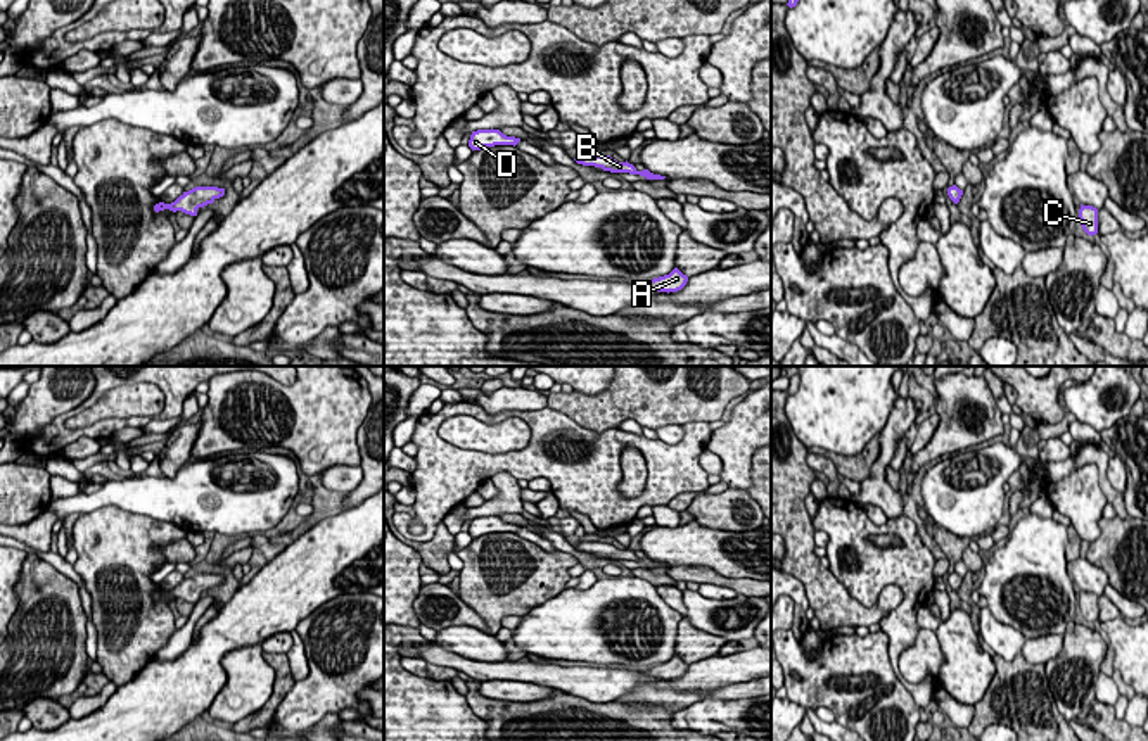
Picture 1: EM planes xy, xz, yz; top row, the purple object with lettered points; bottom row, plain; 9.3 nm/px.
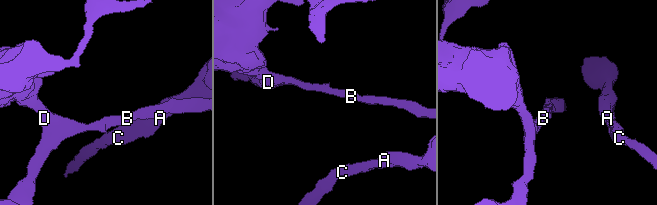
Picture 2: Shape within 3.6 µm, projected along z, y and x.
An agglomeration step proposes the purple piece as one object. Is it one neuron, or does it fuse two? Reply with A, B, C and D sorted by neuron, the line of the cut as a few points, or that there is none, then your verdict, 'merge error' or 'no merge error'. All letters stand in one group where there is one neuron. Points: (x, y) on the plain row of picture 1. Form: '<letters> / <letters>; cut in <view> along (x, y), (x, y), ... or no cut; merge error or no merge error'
A B C D; no cut; no merge error

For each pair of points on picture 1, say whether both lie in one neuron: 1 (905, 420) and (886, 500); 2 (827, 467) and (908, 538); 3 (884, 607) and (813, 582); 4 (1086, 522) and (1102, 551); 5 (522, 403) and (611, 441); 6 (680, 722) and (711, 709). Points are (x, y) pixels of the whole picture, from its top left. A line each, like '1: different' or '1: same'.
1: same
2: different
3: same
4: different
5: different
6: same

